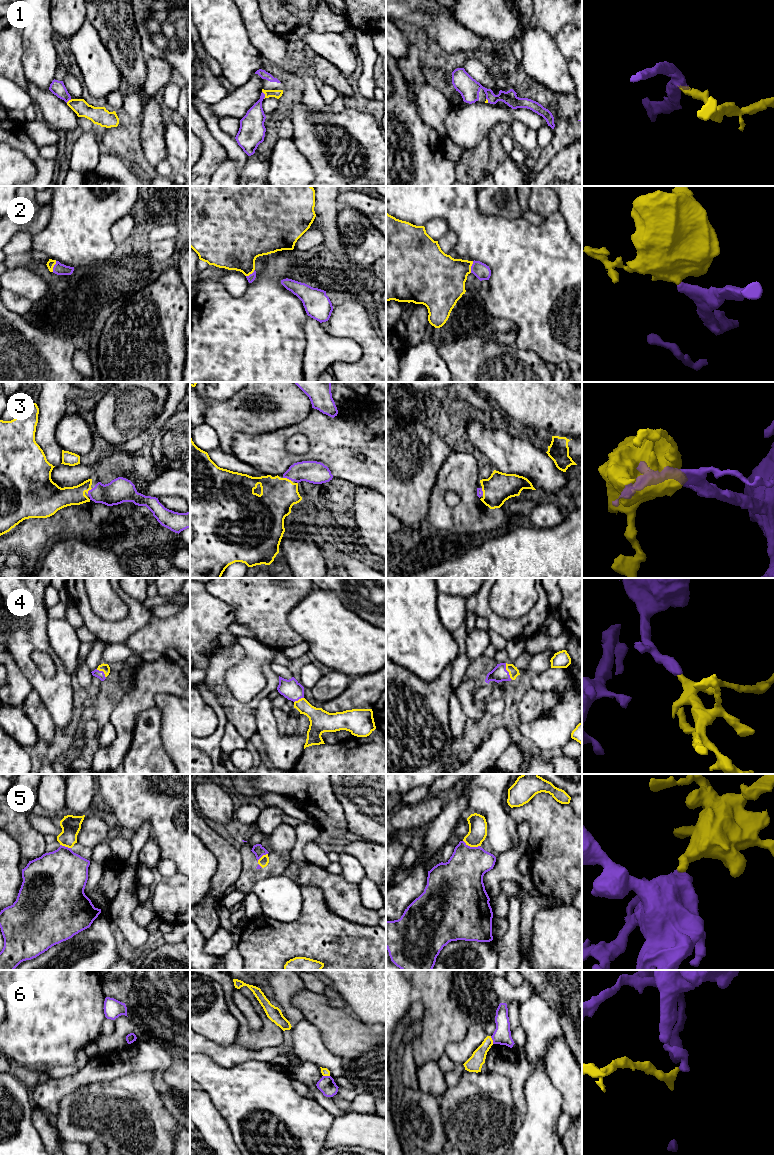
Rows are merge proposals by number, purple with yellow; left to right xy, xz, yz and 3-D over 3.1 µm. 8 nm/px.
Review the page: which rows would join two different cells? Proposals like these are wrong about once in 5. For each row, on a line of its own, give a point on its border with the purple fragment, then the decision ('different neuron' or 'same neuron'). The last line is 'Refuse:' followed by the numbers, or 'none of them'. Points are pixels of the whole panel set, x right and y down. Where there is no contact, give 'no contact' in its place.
1: meets purple in xz at (264, 95); same neuron
2: meets purple in yz at (471, 267); same neuron
3: meets purple in xz at (287, 478); same neuron
4: meets purple in yz at (507, 671); same neuron
5: meets purple in yz at (471, 847); same neuron
6: meets purple in yz at (492, 1039); different neuron
Refuse: 6

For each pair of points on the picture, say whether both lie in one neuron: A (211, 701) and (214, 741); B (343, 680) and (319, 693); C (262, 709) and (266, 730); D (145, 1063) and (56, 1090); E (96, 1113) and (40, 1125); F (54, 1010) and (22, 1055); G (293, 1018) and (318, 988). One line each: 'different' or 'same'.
A: same
B: same
C: same
D: same
E: different
F: same
G: different

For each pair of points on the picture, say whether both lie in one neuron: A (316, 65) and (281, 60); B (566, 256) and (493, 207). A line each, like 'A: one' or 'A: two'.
A: two
B: two

